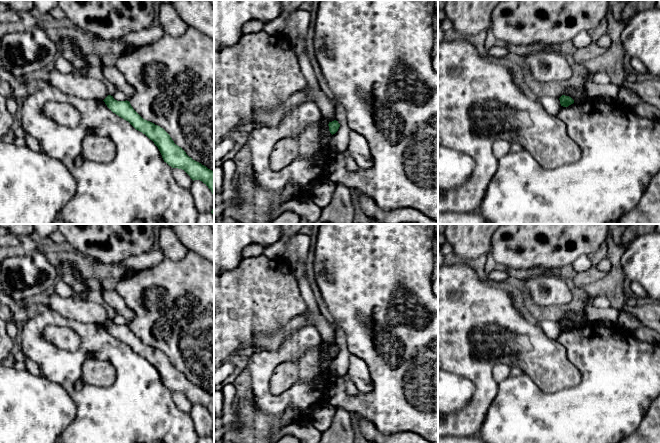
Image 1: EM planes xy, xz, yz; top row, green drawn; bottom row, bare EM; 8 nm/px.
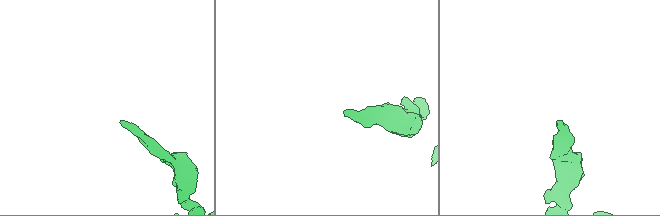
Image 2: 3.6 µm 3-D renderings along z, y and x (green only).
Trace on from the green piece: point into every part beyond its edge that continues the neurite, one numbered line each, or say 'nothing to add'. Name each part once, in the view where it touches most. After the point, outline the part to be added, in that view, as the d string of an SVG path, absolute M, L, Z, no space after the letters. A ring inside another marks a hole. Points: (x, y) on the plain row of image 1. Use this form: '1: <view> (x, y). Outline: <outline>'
nothing to add

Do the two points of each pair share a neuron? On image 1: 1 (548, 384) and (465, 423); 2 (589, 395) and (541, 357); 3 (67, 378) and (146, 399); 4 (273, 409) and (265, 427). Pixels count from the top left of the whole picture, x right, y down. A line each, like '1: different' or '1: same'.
1: same
2: different
3: same
4: different

